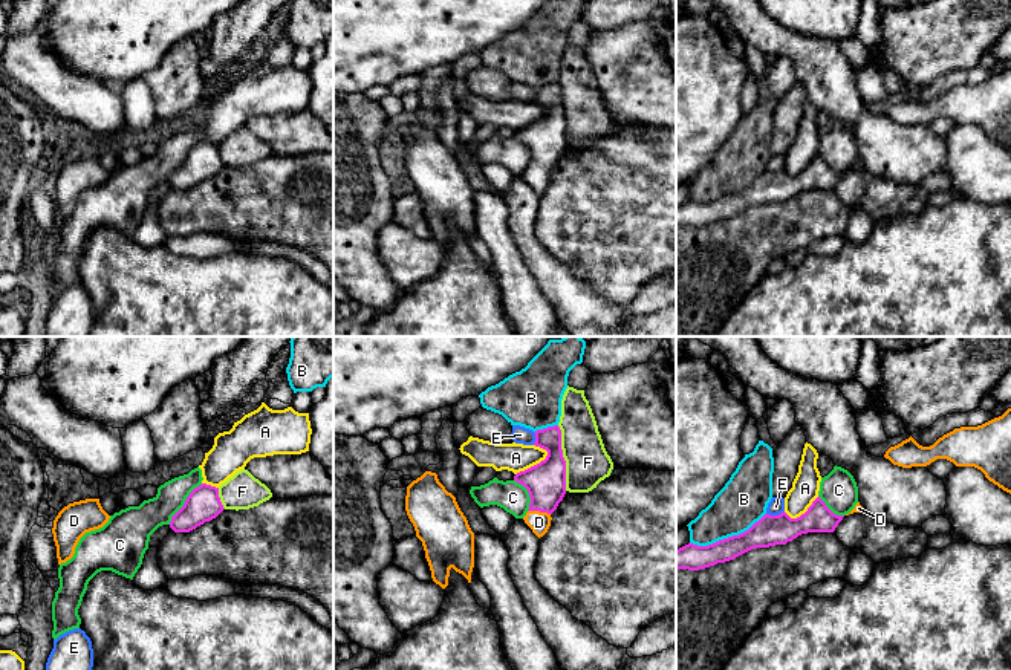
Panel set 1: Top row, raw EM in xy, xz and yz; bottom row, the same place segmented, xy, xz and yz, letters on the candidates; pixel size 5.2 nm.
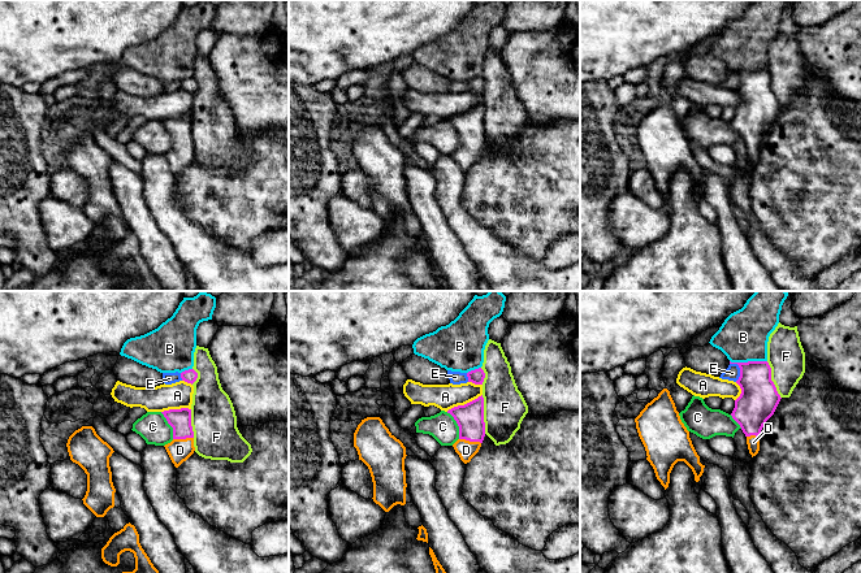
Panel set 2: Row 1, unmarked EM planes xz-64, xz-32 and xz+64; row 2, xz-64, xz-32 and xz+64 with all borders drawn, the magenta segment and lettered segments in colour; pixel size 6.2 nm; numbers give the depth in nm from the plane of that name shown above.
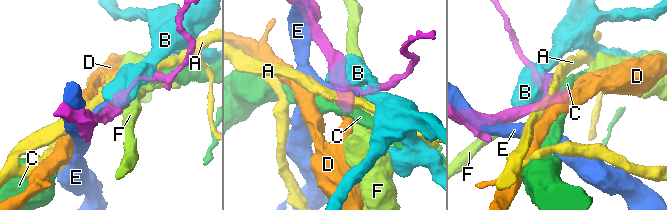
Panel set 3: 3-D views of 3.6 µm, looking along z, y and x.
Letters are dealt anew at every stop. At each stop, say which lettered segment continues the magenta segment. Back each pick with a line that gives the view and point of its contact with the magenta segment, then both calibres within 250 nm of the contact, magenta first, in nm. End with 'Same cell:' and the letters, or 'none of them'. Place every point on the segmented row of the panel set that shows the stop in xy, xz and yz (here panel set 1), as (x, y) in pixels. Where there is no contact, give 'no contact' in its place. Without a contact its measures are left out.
D: contact xz (539, 510); calibres 200 and 110 nm
Same cell: D

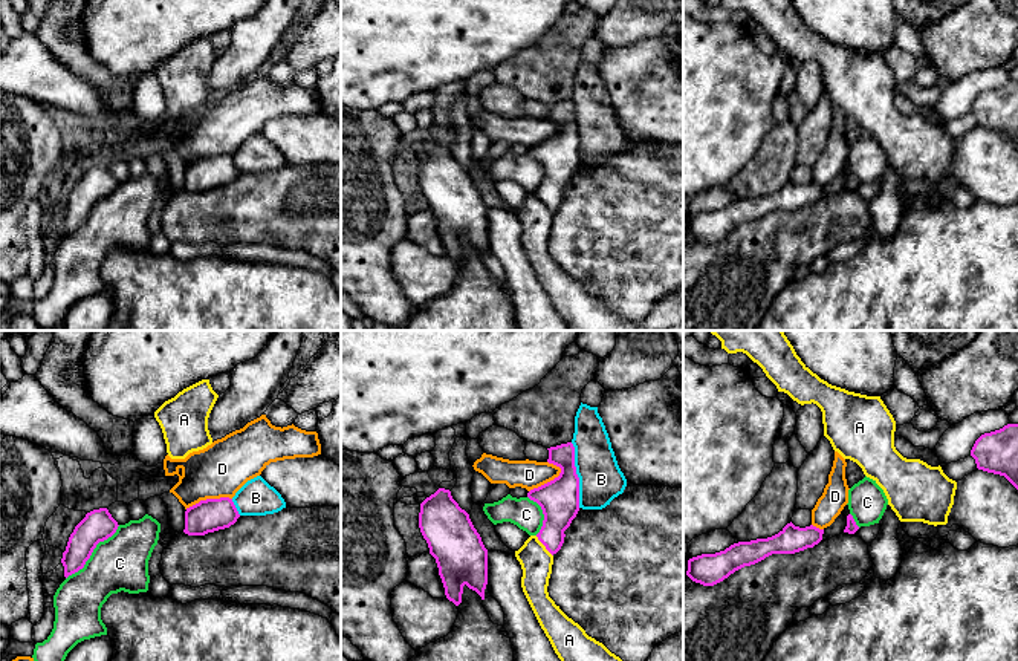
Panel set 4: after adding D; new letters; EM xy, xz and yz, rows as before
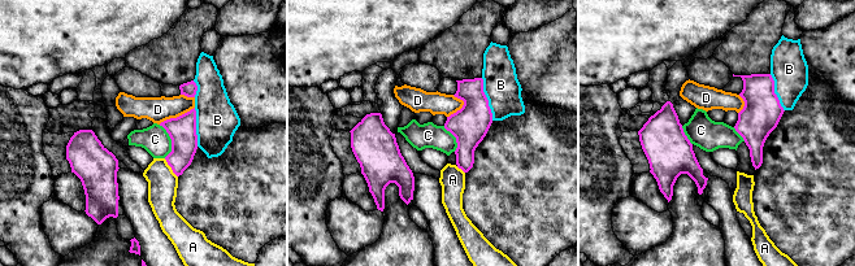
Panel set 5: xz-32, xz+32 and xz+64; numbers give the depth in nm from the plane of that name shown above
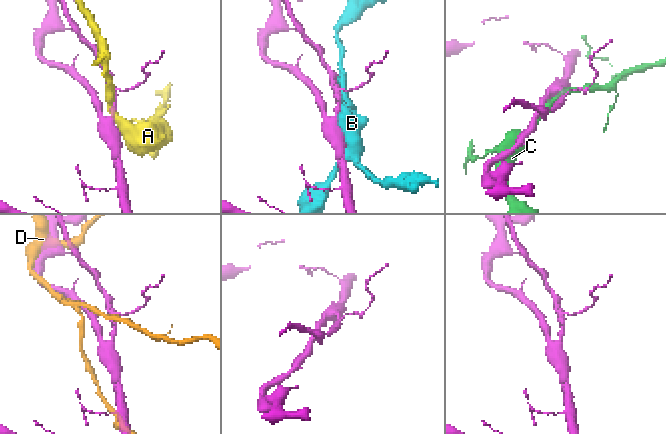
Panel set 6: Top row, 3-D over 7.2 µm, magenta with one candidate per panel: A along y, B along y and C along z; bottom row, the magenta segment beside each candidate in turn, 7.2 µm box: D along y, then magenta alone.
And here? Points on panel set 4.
Same cell: none of them

